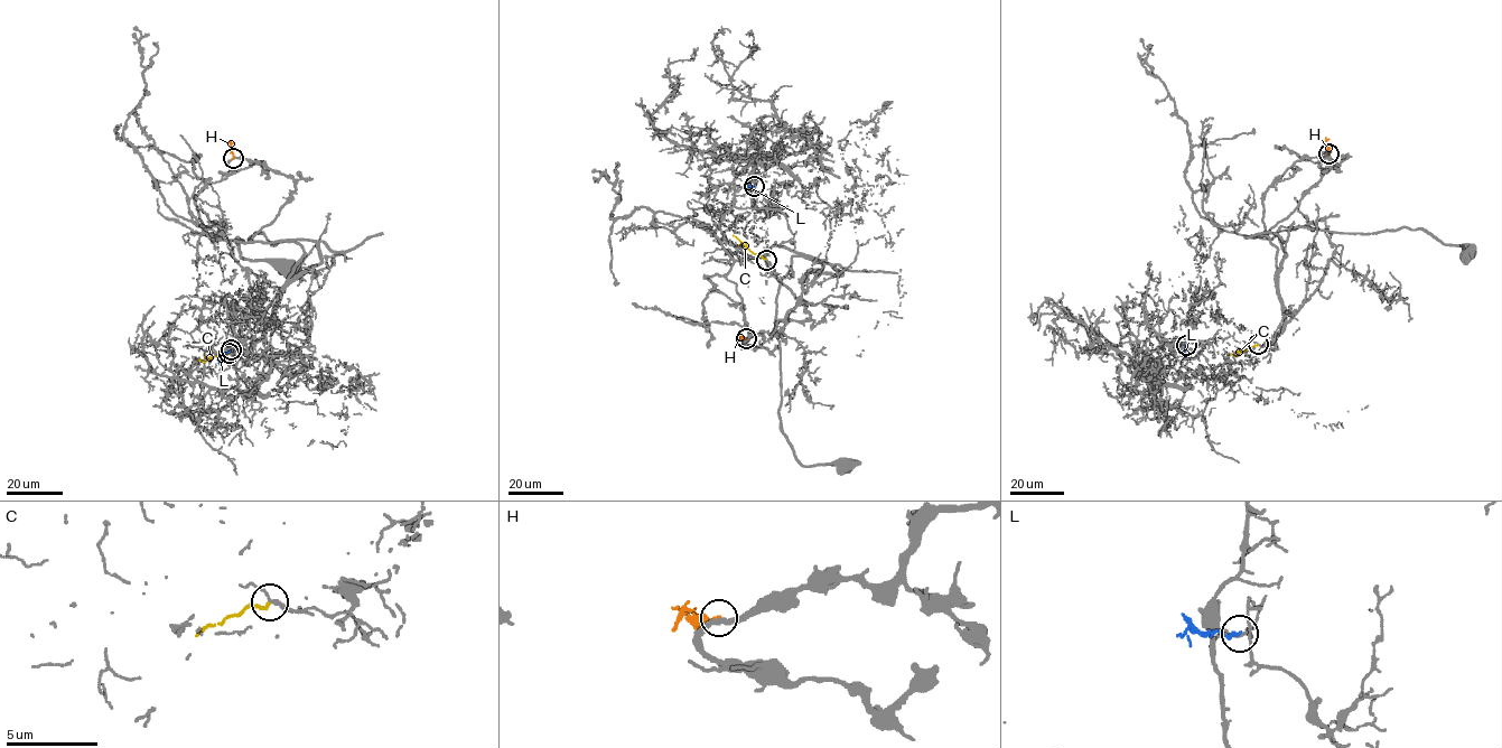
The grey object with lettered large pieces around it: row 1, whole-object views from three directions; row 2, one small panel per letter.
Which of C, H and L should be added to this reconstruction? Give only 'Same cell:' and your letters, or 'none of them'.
Same cell: none of them

